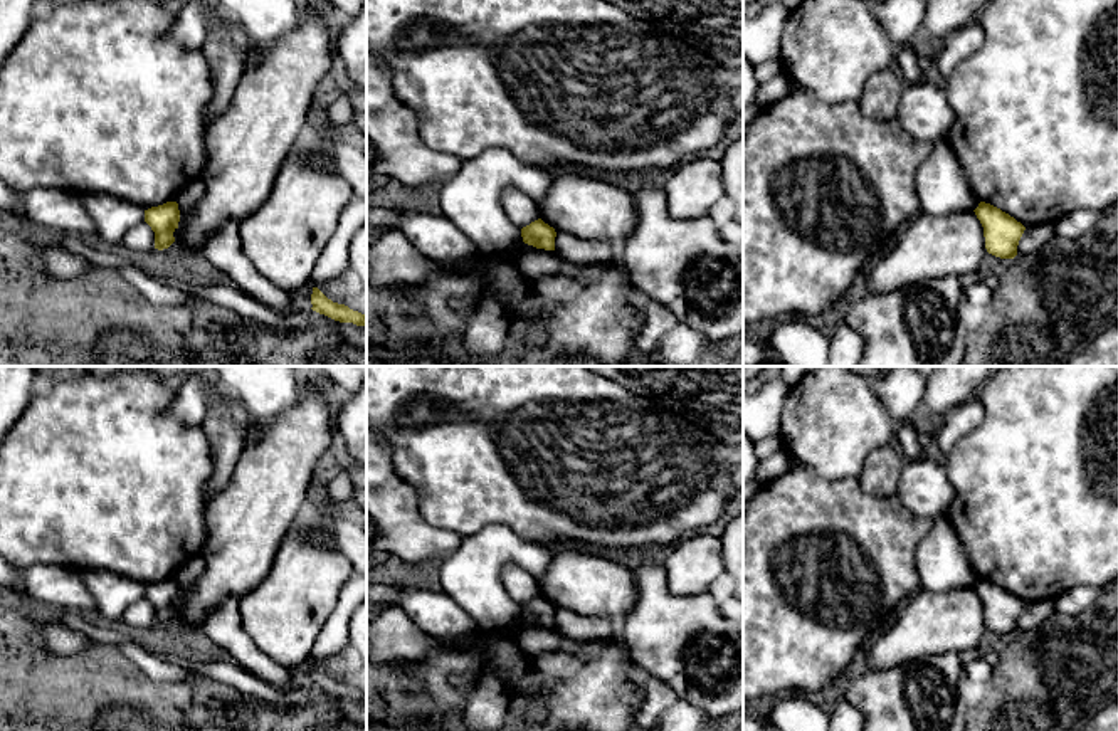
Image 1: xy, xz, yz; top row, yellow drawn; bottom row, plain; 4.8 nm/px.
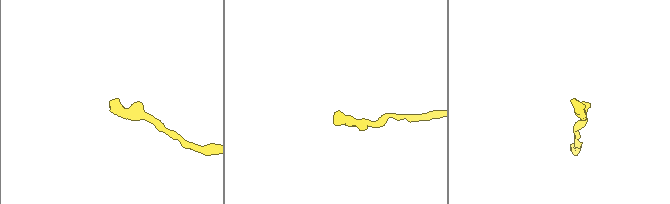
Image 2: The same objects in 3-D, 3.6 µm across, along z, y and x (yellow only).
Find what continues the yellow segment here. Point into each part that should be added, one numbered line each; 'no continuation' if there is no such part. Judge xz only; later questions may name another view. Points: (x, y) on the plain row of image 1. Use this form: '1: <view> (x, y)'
no continuation

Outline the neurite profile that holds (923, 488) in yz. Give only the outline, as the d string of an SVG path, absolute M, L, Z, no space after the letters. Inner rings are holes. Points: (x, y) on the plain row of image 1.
M921 455L904 460L898 479L896 497L920 518L947 514L955 491L941 462Z

